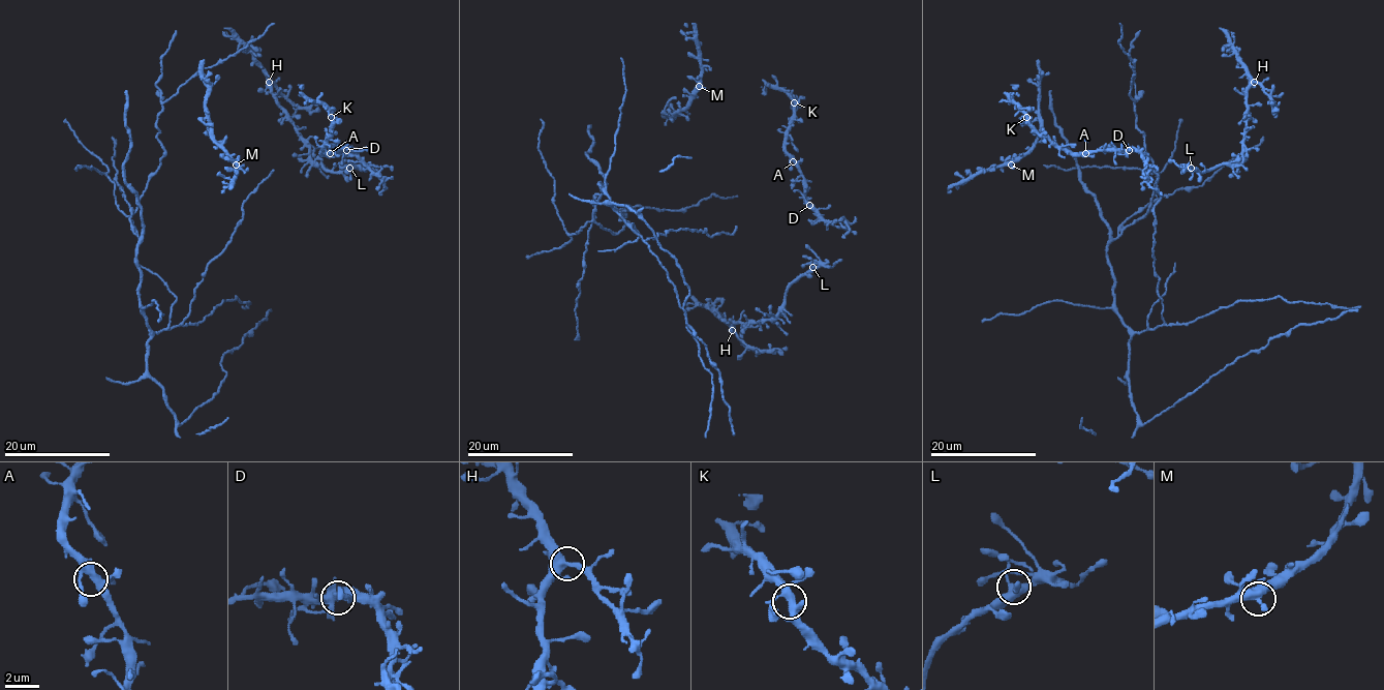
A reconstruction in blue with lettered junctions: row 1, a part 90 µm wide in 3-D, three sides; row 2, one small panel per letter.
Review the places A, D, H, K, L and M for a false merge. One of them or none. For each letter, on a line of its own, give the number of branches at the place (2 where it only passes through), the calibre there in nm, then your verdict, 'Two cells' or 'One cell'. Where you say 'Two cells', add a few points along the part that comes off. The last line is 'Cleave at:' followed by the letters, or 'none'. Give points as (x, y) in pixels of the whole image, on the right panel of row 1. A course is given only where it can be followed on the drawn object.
A: Branches: 5. Thickness 400 nm. One cell
D: Branches: 5. Thickness 440 nm. One cell
H: Branches: 5. Thickness 400 nm. One cell
K: Branches: 5. Thickness 400 nm. One cell
L: Branches: 5. Thickness 400 nm. One cell
M: Branches: 5. Thickness 440 nm. One cell
Cleave at: none

